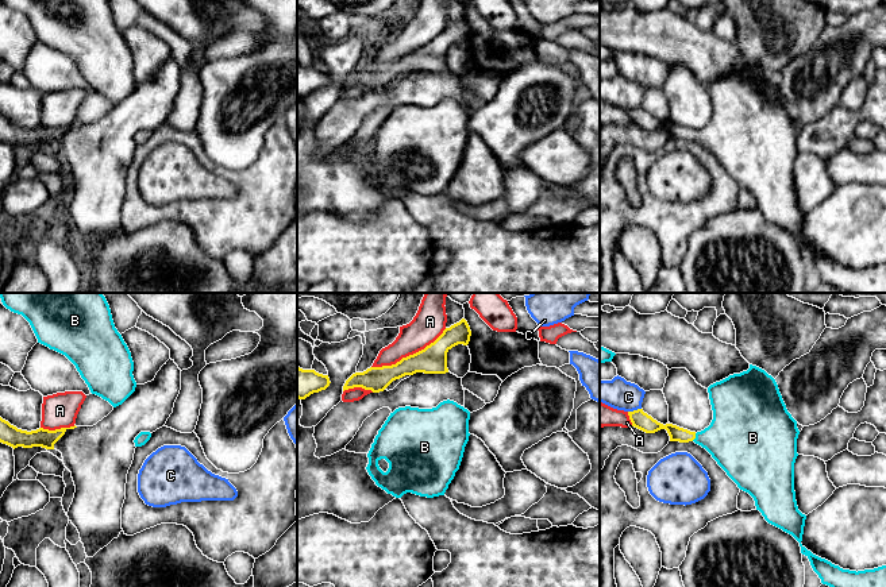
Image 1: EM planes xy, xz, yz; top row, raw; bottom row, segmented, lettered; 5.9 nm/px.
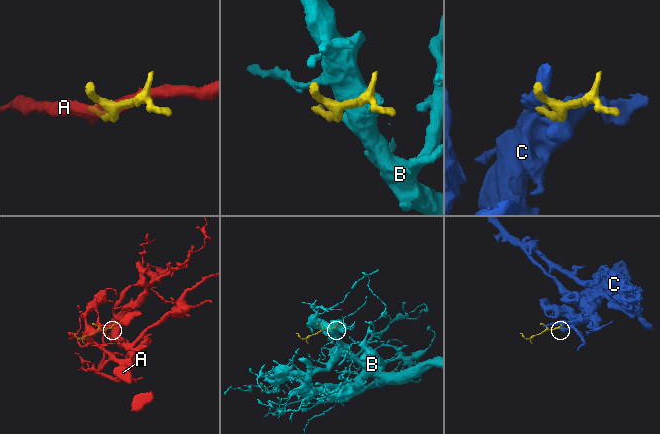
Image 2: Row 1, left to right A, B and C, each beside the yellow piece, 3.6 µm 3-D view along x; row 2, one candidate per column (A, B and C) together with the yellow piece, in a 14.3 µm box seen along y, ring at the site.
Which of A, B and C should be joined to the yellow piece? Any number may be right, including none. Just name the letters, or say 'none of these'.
B

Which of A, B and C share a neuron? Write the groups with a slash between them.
A / B / C

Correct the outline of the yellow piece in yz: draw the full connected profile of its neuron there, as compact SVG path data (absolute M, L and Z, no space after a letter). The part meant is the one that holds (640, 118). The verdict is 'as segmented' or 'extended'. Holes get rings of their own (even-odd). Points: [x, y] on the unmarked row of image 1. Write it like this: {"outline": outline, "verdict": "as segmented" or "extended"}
{"outline": "M750 62L747 69L729 73L710 82L708 90L713 117L708 125L697 131L673 121L663 123L644 111L643 107L628 109L628 113L632 124L646 131L666 127L670 139L694 139L705 146L737 185L754 196L756 208L762 211L764 217L791 232L800 240L801 251L809 256L823 282L845 293L886 293L886 263L858 270L843 267L813 252L801 242L806 213L798 208L794 189L794 161L798 154L800 128L797 119L786 107L775 77L764 67Z", "verdict": "extended"}

